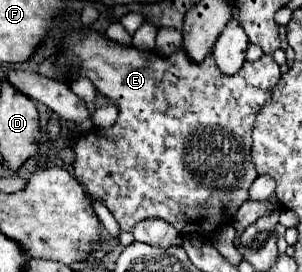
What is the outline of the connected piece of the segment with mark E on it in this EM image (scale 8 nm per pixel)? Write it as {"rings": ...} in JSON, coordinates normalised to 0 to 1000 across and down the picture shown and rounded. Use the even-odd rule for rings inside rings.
{"rings":[[[278,107],[272,121],[238,121],[219,143],[212,202],[199,210],[192,246],[245,261],[238,290],[285,276],[311,320],[397,401],[371,467],[305,474],[285,496],[265,489],[245,540],[245,651],[285,688],[285,710],[305,732],[325,732],[358,761],[404,849],[437,849],[444,827],[477,805],[543,805],[570,820],[596,864],[662,857],[689,871],[715,835],[775,813],[795,754],[828,732],[821,695],[854,651],[828,577],[834,460],[901,320],[927,298],[927,254],[901,202],[868,202],[841,232],[815,224],[781,276],[755,283],[715,254],[702,202],[689,202],[675,232],[649,239],[603,180],[556,210],[530,210],[503,188],[483,195],[444,173],[391,165],[331,121]],[[728,702],[775,724],[775,739],[755,732],[748,754],[748,739],[728,732]]]}

